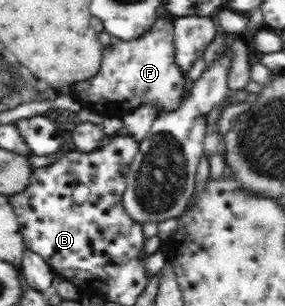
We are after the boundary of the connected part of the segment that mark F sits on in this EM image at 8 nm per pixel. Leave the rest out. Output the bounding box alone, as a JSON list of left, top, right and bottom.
[71,18,190,118]

